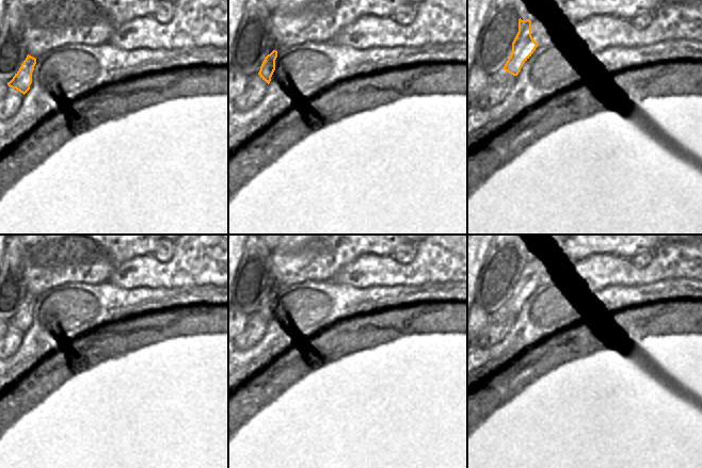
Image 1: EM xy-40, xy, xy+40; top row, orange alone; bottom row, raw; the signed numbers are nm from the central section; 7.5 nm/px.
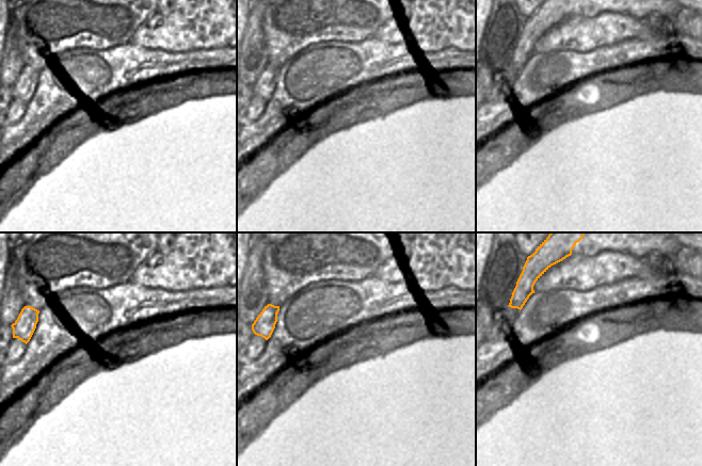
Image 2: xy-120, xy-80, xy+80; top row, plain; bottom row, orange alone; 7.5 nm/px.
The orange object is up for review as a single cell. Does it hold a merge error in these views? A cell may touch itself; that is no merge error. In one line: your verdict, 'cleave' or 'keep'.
keep

